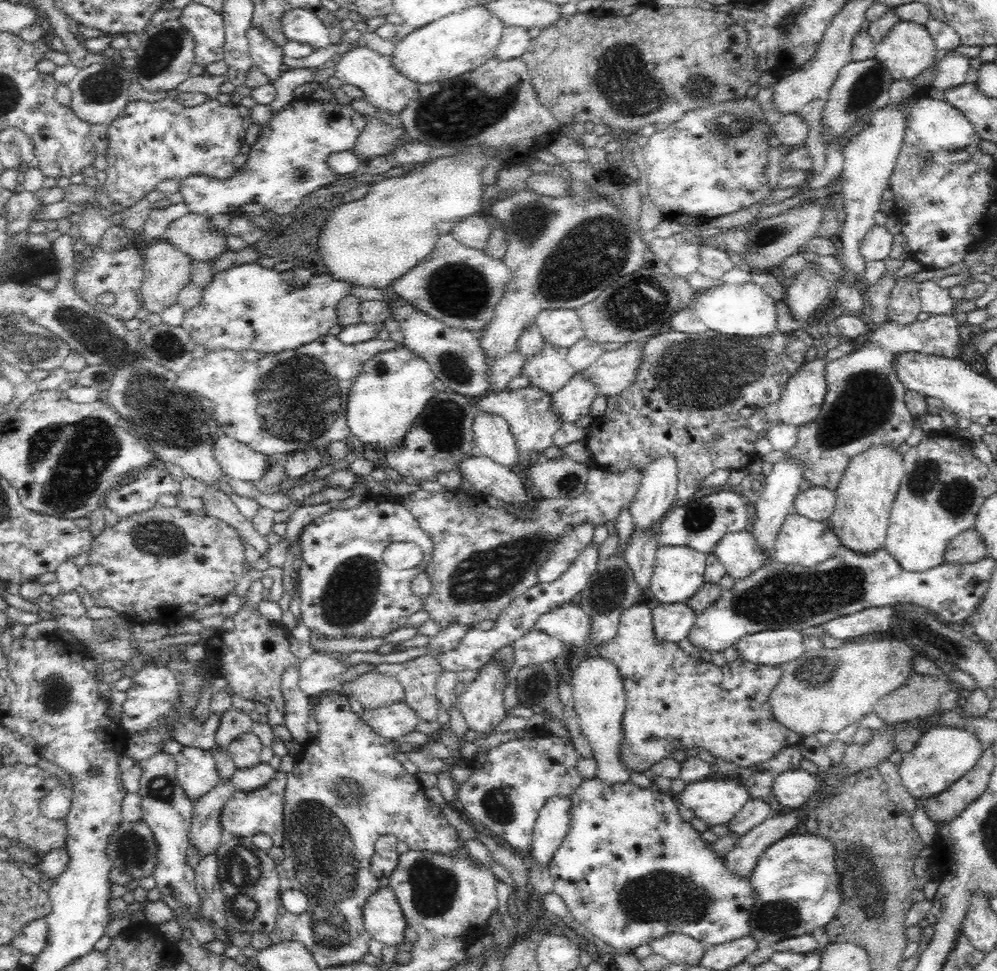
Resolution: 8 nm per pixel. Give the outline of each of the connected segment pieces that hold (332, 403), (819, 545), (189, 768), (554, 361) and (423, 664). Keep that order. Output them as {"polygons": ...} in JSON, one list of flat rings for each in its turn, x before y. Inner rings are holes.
{"polygons":[[[326,334,311,344,266,355,257,362,247,362,240,353,232,350,211,351,199,360,193,359,178,375,176,385,211,402,212,415,223,434,247,444,256,452,269,456,276,452,287,454,307,448,320,450,331,442,342,441,350,436,351,430,346,418,349,390,365,362,381,353,400,348,405,348,403,342,378,338,364,344,344,345,337,336]],[[792,511,786,516,786,520,776,536,774,560,782,564,799,564,804,568,814,568,816,564,822,564,825,560,832,558,840,545,840,539,827,522,810,520]],[[184,747,174,758,179,783,193,803,208,794,221,780,211,750]],[[546,343,538,355,525,357,522,375,529,377,529,386,548,394,558,392,576,374,567,361,567,349]],[[422,655,404,663,381,663,374,666,380,674,390,676,404,687,405,700,421,720,437,722,437,681,443,670,438,659]]]}

